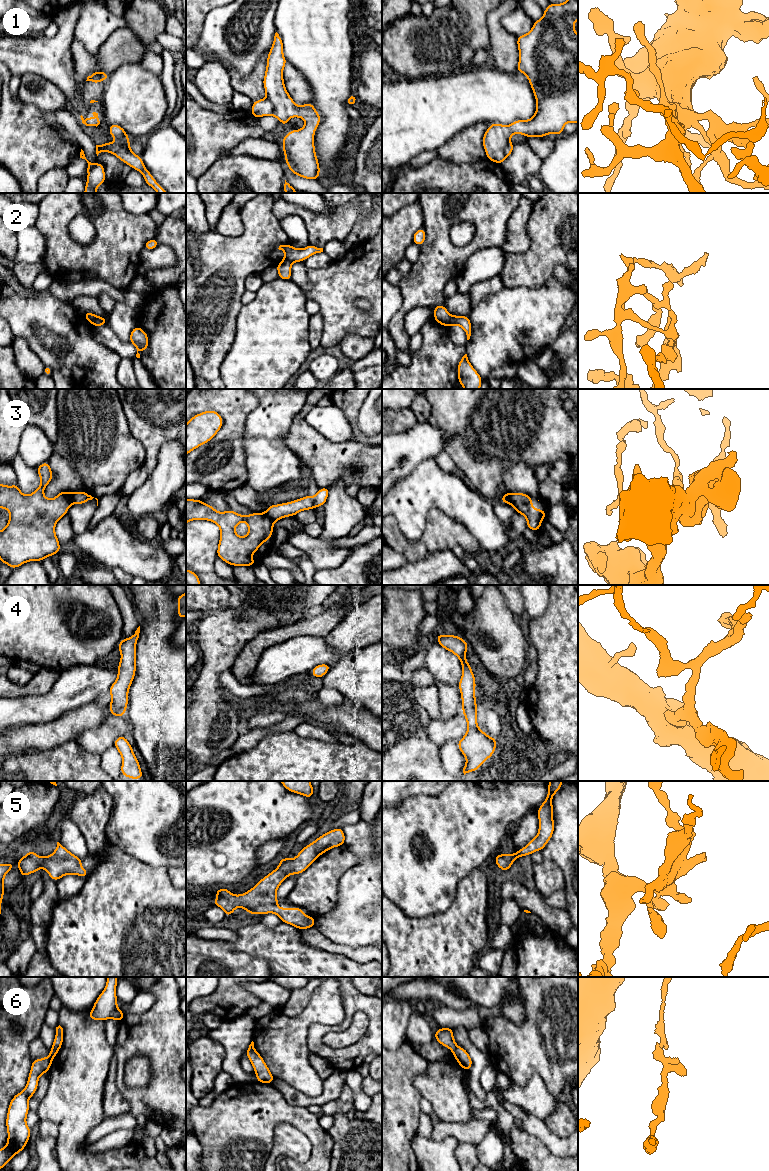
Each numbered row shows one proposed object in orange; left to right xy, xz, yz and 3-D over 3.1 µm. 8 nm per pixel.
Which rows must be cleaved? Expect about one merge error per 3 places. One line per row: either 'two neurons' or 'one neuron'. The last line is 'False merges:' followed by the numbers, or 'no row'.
1: one neuron
2: two neurons
3: two neurons
4: one neuron
5: one neuron
6: two neurons
False merges: 2, 3, 6

